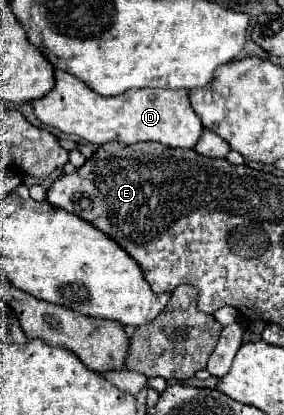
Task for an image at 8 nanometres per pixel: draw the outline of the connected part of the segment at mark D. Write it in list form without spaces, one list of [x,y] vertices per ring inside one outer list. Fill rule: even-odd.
[[[56,71],[54,91],[44,99],[36,99],[32,105],[42,123],[60,129],[66,135],[78,135],[94,145],[110,141],[128,145],[138,141],[158,141],[168,147],[194,149],[204,131],[200,117],[190,107],[188,91],[184,89],[130,89],[116,97],[102,97],[66,71]]]

